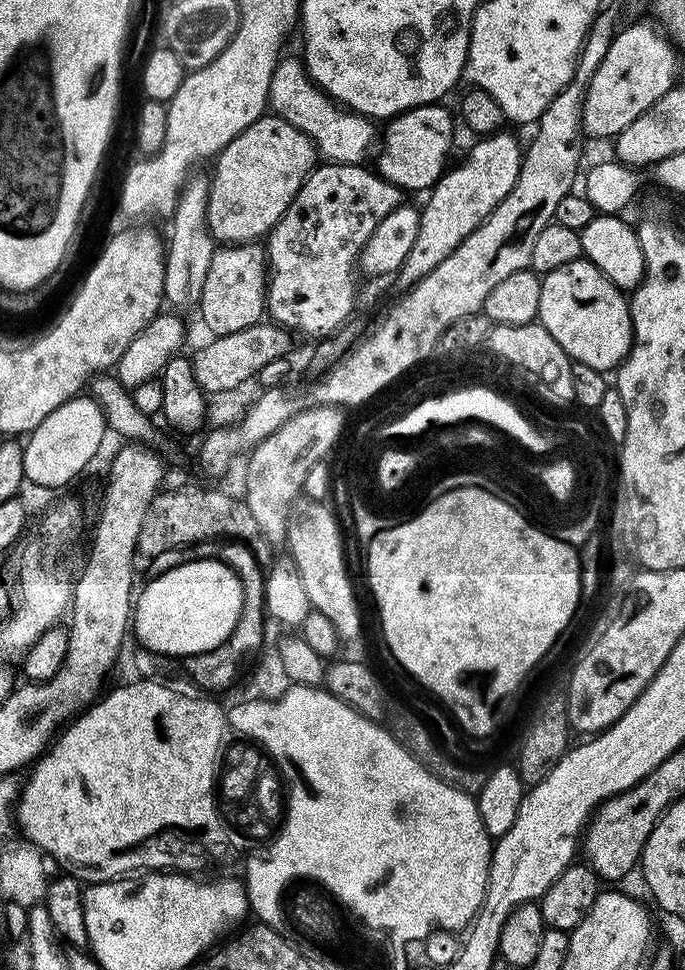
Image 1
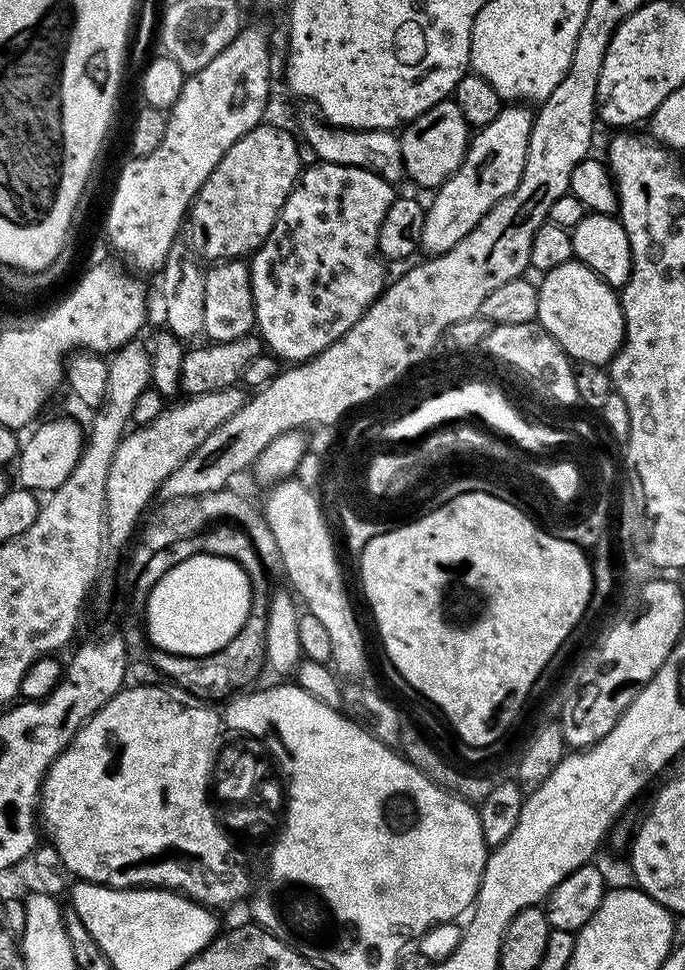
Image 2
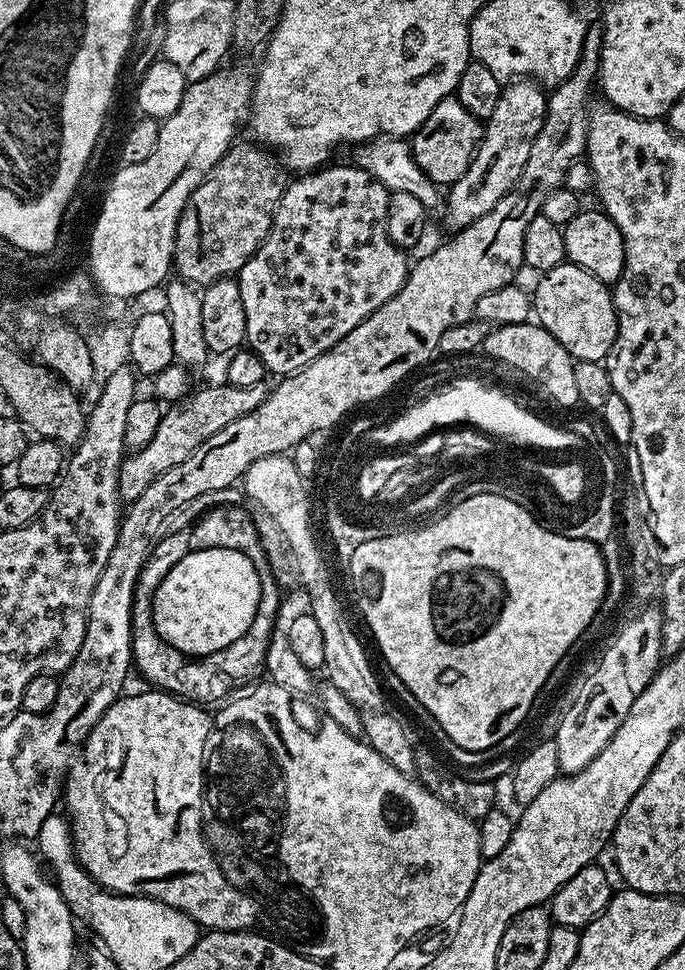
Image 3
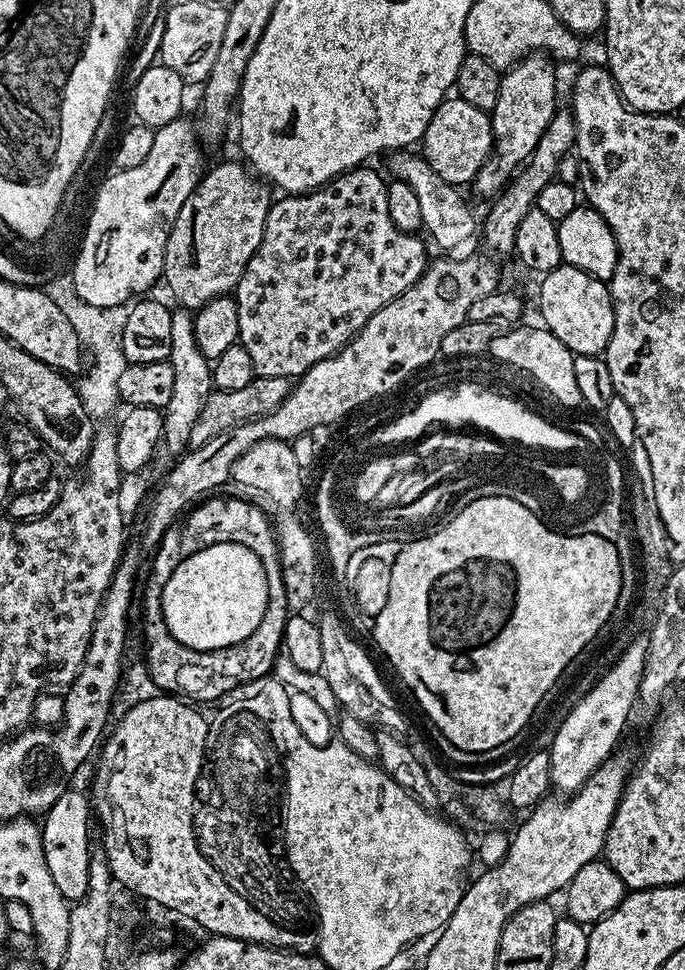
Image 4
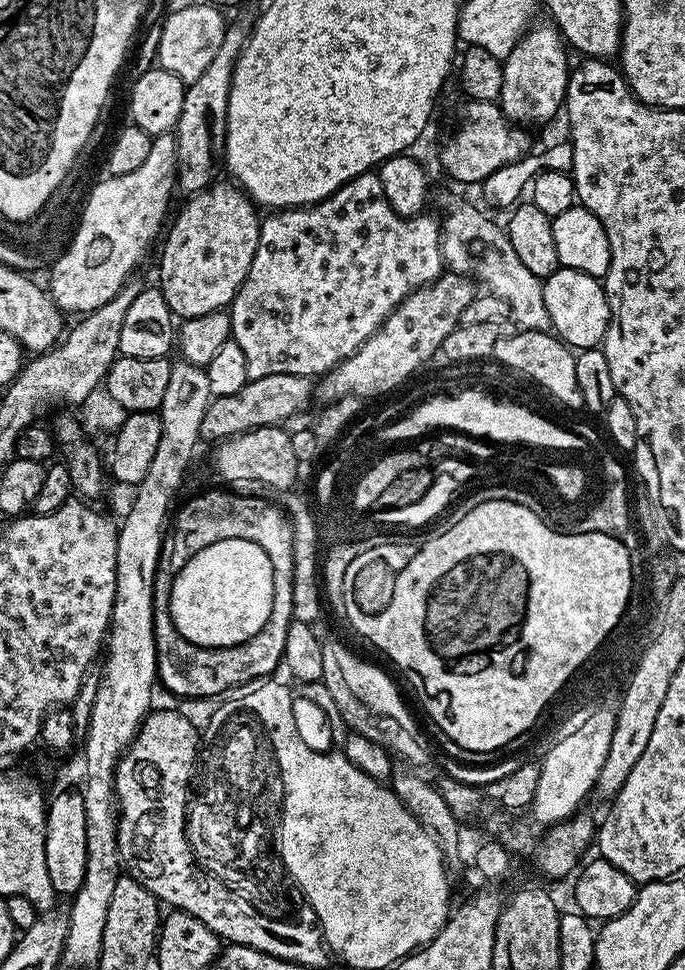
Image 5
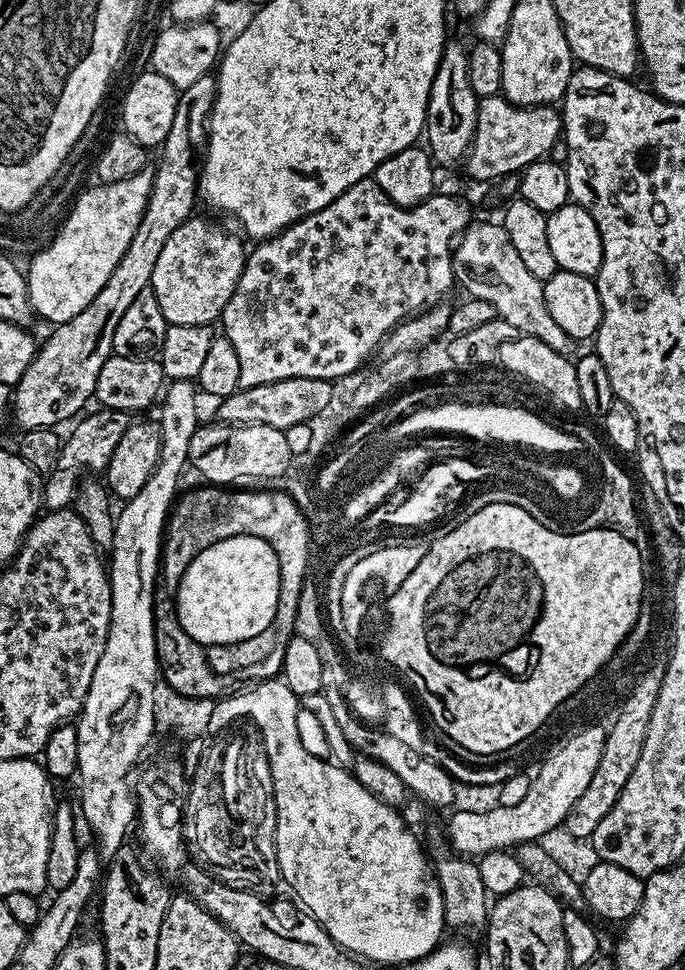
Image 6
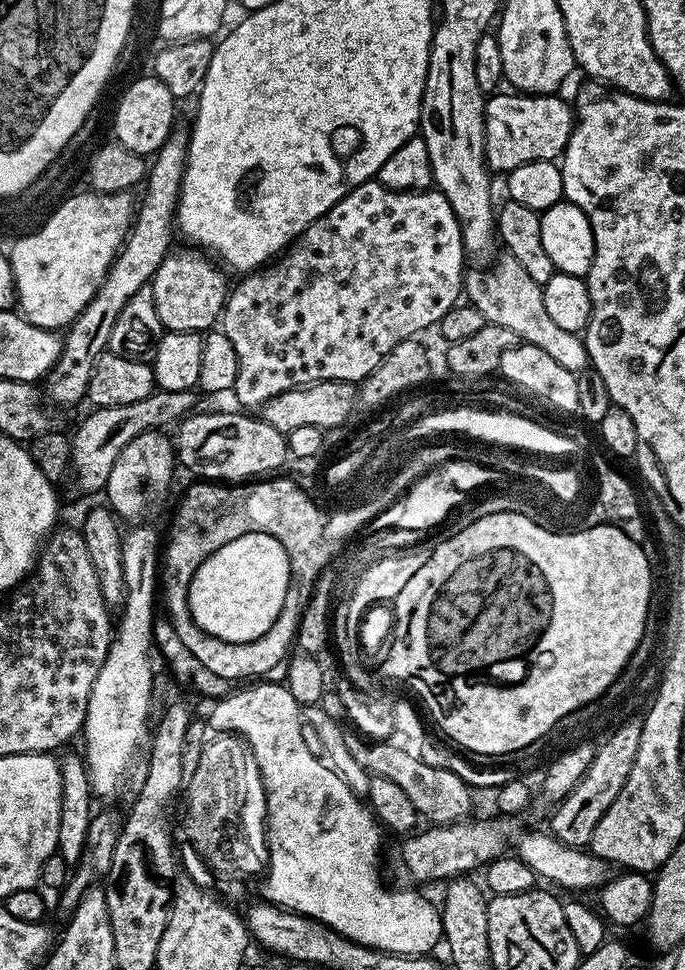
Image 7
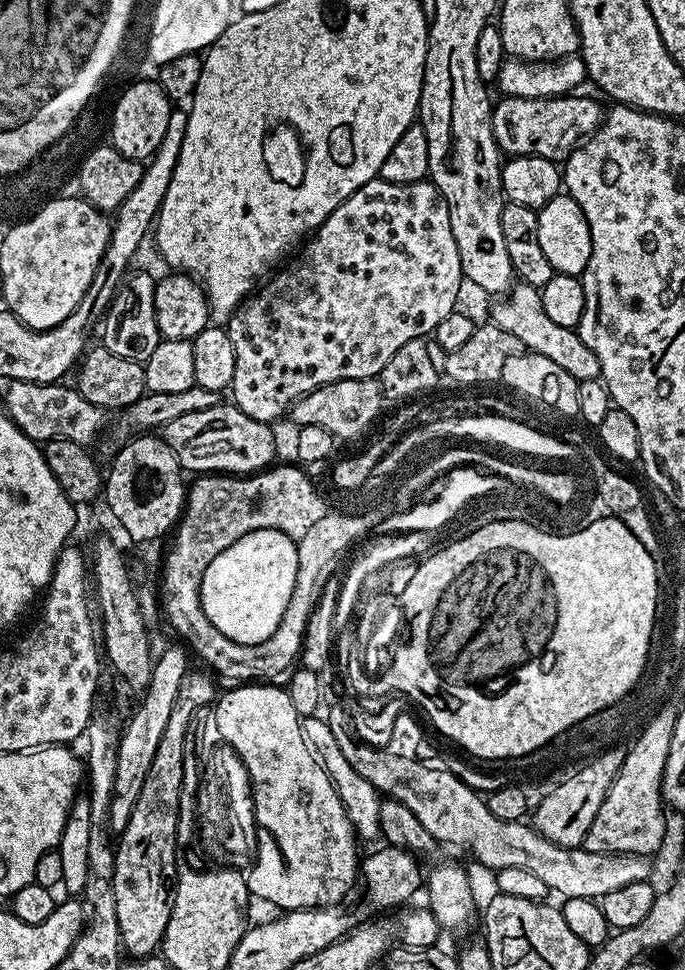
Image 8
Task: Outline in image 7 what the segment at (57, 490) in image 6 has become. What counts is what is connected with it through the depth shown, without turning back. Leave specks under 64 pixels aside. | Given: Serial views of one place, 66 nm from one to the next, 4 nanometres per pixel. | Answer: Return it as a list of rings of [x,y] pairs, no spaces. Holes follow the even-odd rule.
[[[154,391],[142,402],[126,402],[125,404],[112,404],[109,408],[93,407],[92,413],[81,422],[76,428],[76,433],[71,433],[72,442],[72,463],[70,465],[70,481],[72,488],[76,492],[100,492],[103,493],[108,487],[110,478],[110,469],[114,467],[114,461],[117,460],[118,454],[126,450],[126,442],[138,438],[138,434],[150,432],[153,430],[167,429],[167,424],[175,425],[182,417],[191,413],[197,407],[197,393],[191,392],[162,392]]]

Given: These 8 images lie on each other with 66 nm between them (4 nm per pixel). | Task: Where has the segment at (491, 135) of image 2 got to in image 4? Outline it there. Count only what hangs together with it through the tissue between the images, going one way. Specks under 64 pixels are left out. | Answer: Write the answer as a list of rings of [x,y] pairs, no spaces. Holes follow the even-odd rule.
[[[529,54],[501,75],[498,102],[494,102],[490,113],[492,152],[482,170],[478,170],[474,181],[474,188],[477,188],[482,195],[495,197],[515,177],[518,169],[538,146],[542,134],[546,134],[546,126],[550,126],[550,122],[555,118],[558,105],[556,105],[556,72],[552,66],[554,66],[553,61],[547,55]]]

